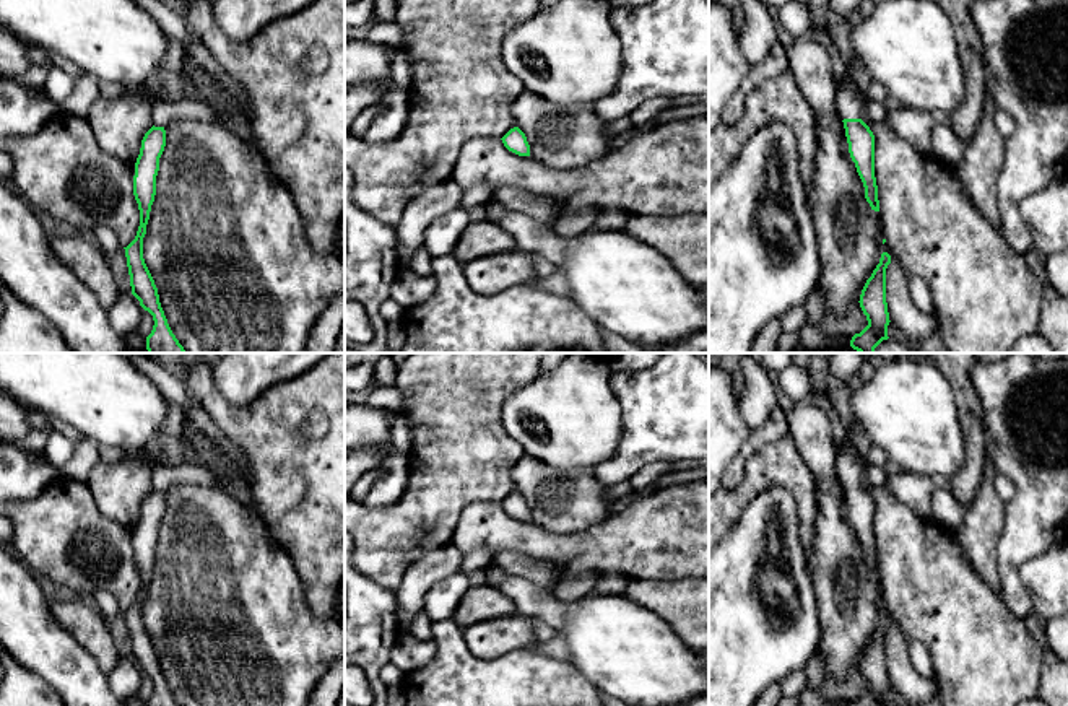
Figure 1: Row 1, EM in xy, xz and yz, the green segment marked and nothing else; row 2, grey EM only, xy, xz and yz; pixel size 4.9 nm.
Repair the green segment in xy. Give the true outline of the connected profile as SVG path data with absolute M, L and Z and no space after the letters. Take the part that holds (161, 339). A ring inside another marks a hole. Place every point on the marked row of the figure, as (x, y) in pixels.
M151 127L143 140L135 163L133 195L140 210L140 226L135 239L124 247L130 275L132 294L153 316L154 325L146 337L148 353L187 353L172 333L159 303L158 288L143 259L143 238L156 195L159 158L166 146L164 127Z

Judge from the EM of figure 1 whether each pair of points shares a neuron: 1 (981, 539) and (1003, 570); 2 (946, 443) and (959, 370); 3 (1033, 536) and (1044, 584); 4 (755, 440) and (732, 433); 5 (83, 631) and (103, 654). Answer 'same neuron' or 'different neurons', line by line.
1: different neurons
2: different neurons
3: different neurons
4: different neurons
5: same neuron

